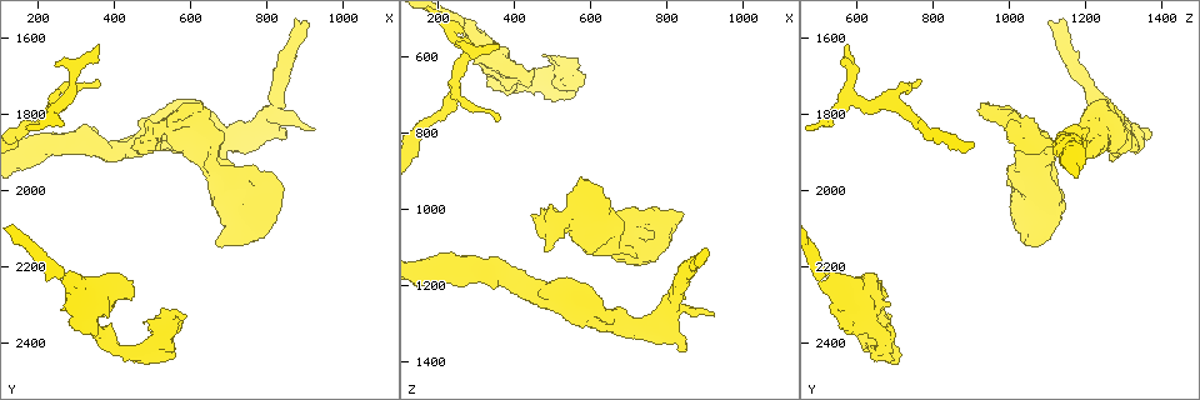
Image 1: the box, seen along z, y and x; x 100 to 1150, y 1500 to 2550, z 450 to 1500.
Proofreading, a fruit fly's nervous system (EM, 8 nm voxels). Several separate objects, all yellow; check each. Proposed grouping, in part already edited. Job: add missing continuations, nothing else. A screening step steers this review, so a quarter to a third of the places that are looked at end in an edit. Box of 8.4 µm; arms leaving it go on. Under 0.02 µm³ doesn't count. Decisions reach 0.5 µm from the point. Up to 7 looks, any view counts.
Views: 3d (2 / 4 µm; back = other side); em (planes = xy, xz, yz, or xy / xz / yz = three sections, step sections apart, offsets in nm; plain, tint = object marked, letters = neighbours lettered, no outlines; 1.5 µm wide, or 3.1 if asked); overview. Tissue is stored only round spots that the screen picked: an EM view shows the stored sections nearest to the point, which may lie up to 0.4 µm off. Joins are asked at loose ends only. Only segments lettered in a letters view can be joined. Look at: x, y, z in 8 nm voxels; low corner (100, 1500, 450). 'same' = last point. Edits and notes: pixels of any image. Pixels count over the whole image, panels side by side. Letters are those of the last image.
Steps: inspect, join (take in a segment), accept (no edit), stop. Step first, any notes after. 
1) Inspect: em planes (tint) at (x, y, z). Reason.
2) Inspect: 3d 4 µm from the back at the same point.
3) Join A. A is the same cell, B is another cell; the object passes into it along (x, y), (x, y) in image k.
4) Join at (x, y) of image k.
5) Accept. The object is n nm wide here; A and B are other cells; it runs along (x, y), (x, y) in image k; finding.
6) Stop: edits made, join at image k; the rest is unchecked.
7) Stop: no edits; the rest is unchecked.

Inspect: 3d 2 µm at (575, 1775, 925). Branch stops here.

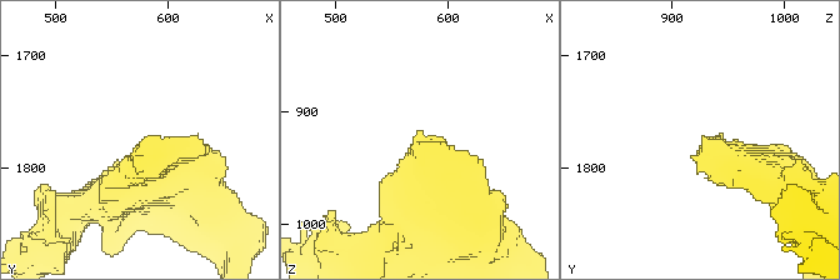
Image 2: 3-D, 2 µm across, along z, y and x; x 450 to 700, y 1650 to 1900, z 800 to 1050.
Inspect: em yz step 8 (letters) at (576, 1774, 928). Need the tissue.

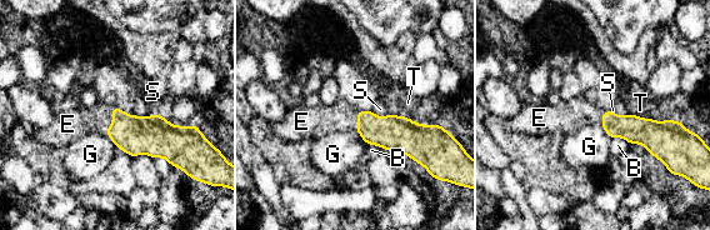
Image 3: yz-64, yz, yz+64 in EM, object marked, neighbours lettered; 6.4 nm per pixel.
Join E. E is the same cell, B, G, S and T are other cells; the neuron continues.

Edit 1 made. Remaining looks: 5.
Inspect: overview. Redraw.

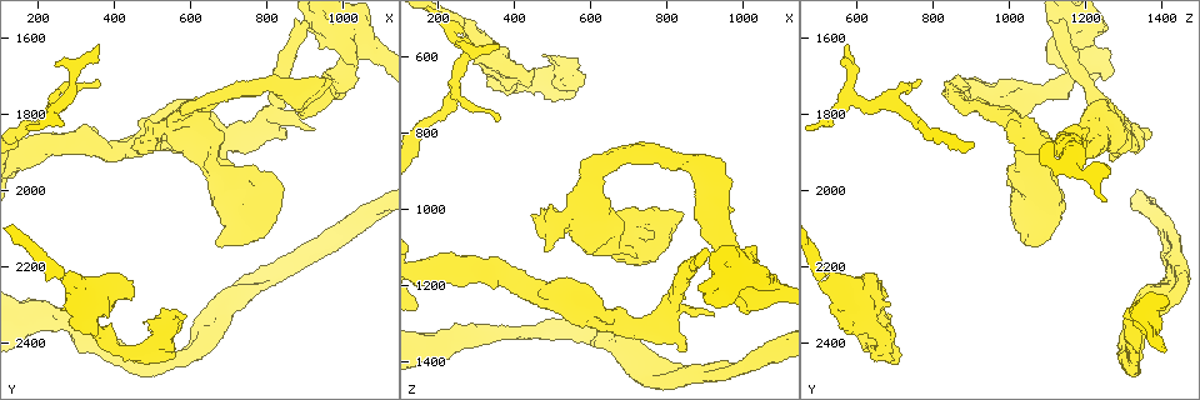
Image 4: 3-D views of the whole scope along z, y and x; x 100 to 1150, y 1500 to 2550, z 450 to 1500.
Inspect: 3d 4 µm at (450, 2255, 640). An open end.

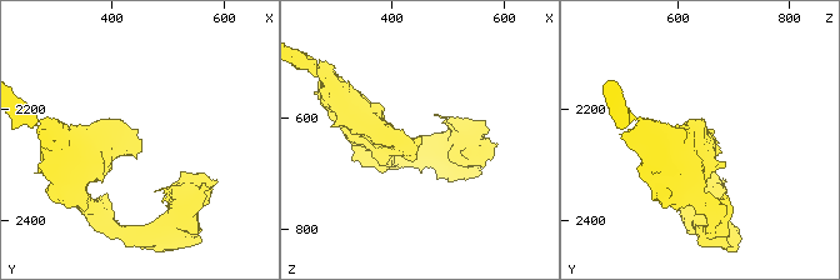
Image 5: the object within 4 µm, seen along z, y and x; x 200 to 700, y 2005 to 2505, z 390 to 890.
Inspect: em planes (letters) at (450, 2255, 630). Shape alone is not enough.

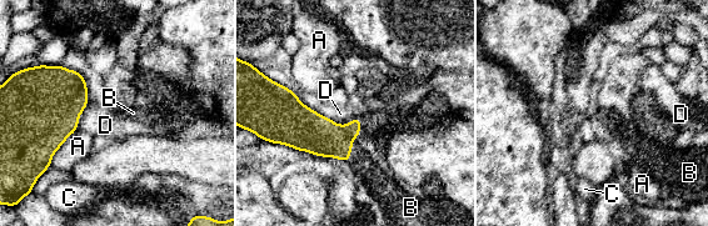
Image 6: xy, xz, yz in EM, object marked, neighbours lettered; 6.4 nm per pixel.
Join B. B is the same cell, A, C and D are other cells; the neuron continues.

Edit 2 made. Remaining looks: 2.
Inspect: overview.

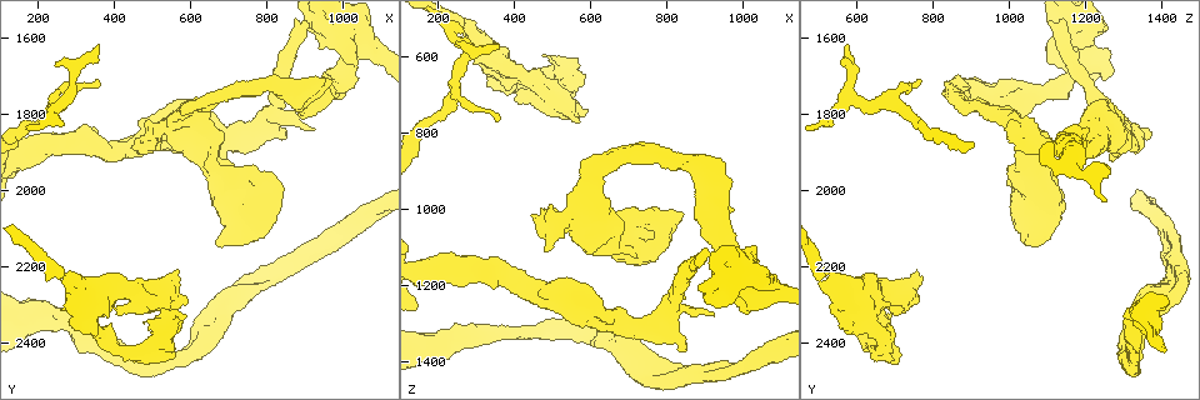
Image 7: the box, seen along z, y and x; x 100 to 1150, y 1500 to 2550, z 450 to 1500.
Inspect: em xy step 4 (letters) at (365, 1620, 575). Branch stops here.

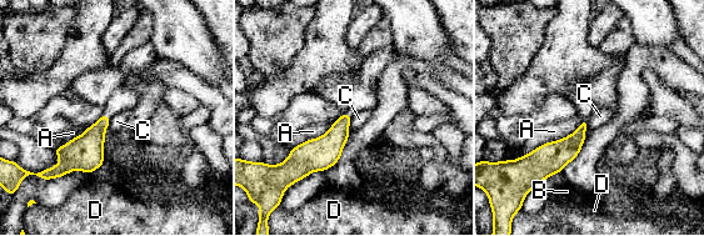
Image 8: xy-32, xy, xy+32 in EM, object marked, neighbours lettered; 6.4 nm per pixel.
Accept. A, B, C and D are other cells; a border runs along (352, 118), (348, 130) in image 8; none of them fits.

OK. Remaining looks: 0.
Stop: edits made, join at image 3, join at image 6; the rest is unchecked.

